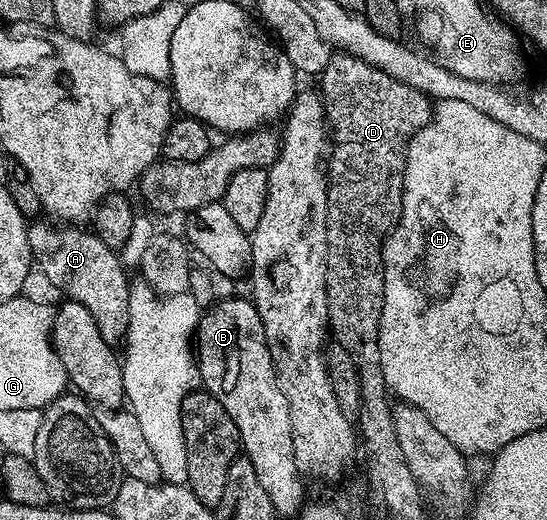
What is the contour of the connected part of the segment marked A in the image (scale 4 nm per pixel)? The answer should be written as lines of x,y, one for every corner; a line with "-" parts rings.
35,220
27,226
30,254
37,268
39,265
50,282
65,289
69,300
84,303
96,320
105,342
112,346
121,344
127,336
132,307
132,283
126,275
128,271
121,256
99,239
93,230
70,223
54,227
53,222
42,220

